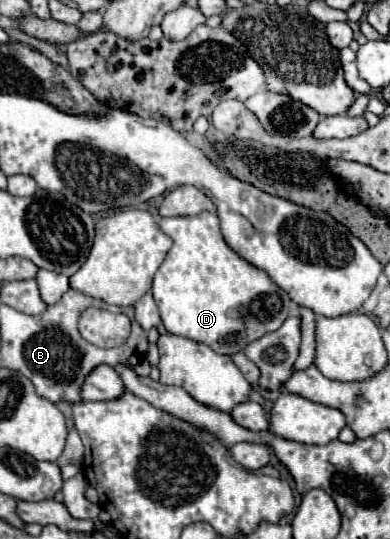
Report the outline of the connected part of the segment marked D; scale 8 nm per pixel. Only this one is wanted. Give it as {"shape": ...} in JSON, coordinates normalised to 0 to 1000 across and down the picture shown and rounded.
{"shape":[[[554,395],[410,406],[410,425],[446,447],[390,521],[390,544],[431,618],[528,636],[554,655],[600,659],[733,596],[738,544],[579,455]]]}

